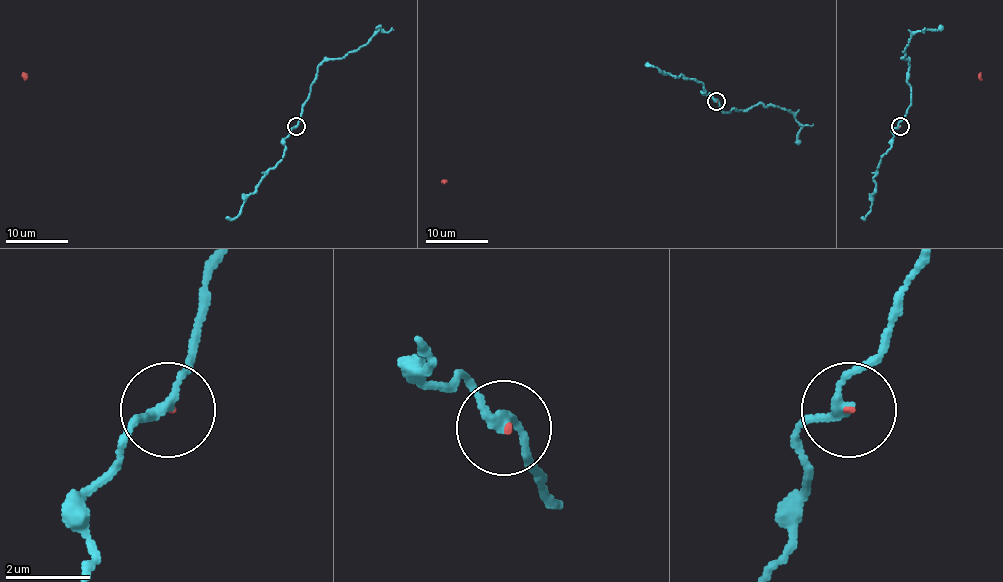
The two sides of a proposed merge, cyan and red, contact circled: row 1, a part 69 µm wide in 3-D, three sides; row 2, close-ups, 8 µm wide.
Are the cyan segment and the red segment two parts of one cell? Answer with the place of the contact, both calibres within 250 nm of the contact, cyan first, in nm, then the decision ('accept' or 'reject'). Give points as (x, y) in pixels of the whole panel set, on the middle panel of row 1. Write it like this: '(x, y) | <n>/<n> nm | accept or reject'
(716, 101) | 200/60 nm | accept

